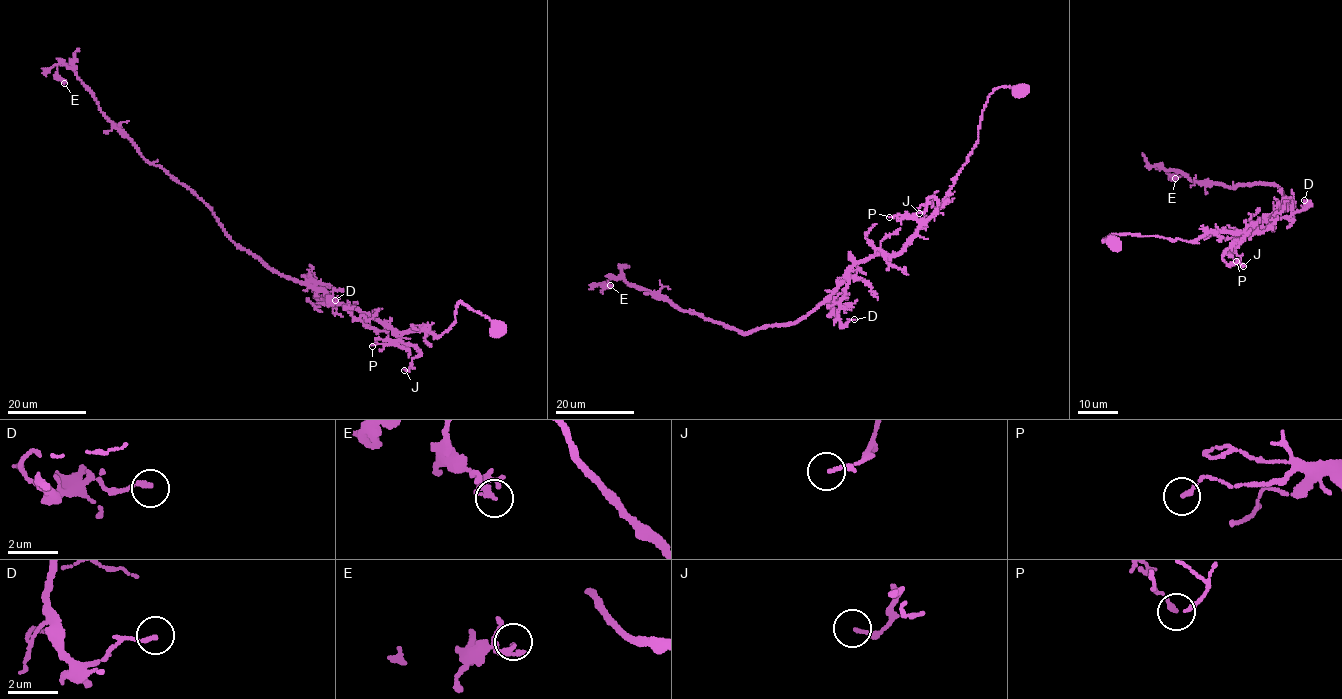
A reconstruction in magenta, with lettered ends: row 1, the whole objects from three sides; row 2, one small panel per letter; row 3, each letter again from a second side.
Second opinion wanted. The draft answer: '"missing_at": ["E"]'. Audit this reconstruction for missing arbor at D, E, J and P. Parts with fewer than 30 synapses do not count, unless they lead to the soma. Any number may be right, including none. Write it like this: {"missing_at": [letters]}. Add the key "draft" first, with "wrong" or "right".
{"draft": "wrong", "missing_at": []}

